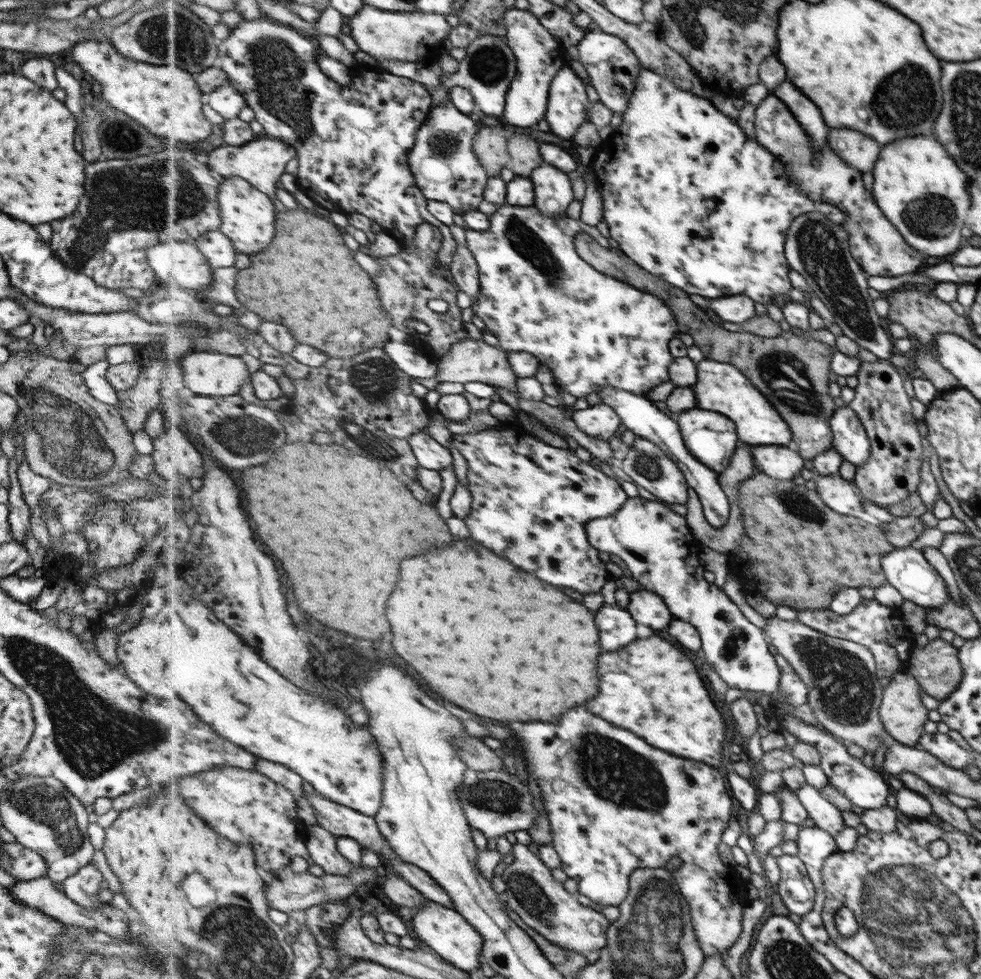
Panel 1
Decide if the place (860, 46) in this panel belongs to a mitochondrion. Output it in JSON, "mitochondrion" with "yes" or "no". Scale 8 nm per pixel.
{"mitochondrion":"no"}

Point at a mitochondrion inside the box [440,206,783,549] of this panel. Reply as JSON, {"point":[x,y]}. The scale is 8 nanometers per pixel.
{"point":[521,236]}

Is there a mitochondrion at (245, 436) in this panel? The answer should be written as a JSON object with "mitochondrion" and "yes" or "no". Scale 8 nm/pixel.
{"mitochondrion":"yes"}

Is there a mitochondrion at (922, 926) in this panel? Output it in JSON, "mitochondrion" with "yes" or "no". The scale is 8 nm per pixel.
{"mitochondrion":"yes"}

